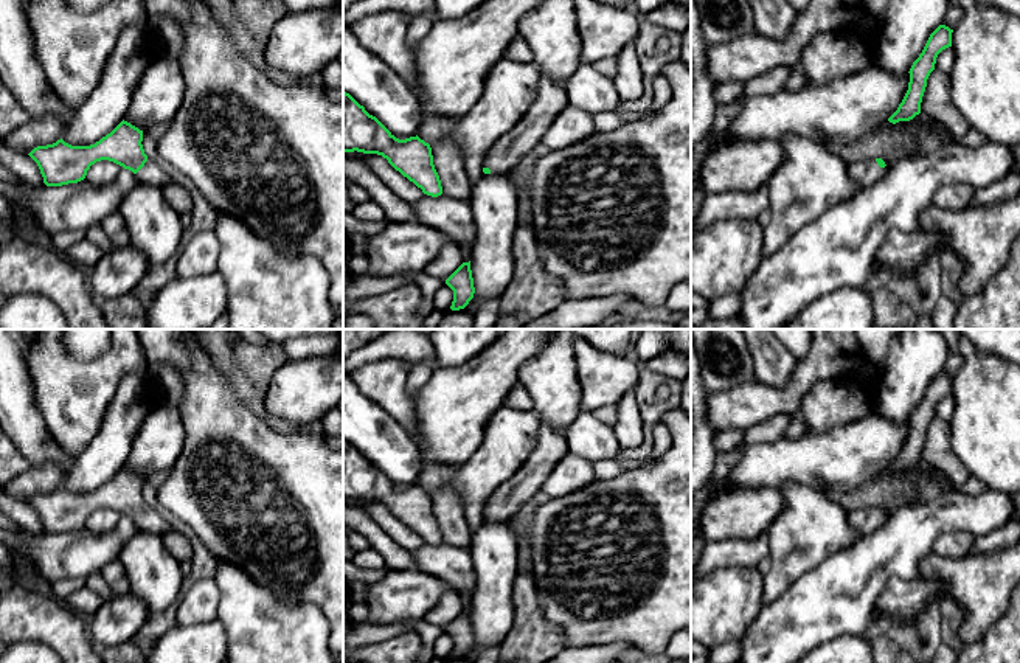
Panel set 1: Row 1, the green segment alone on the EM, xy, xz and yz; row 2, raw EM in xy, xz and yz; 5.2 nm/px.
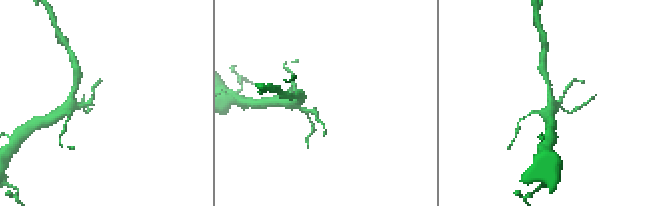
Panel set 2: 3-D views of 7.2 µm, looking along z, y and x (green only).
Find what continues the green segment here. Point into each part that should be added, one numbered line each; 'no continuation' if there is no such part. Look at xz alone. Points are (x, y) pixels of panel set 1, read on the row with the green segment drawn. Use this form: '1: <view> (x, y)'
1: xz (506, 152)

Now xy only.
1: xy (151, 173)

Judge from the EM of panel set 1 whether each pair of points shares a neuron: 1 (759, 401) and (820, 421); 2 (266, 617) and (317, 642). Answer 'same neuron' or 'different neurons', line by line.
1: different neurons
2: same neuron

